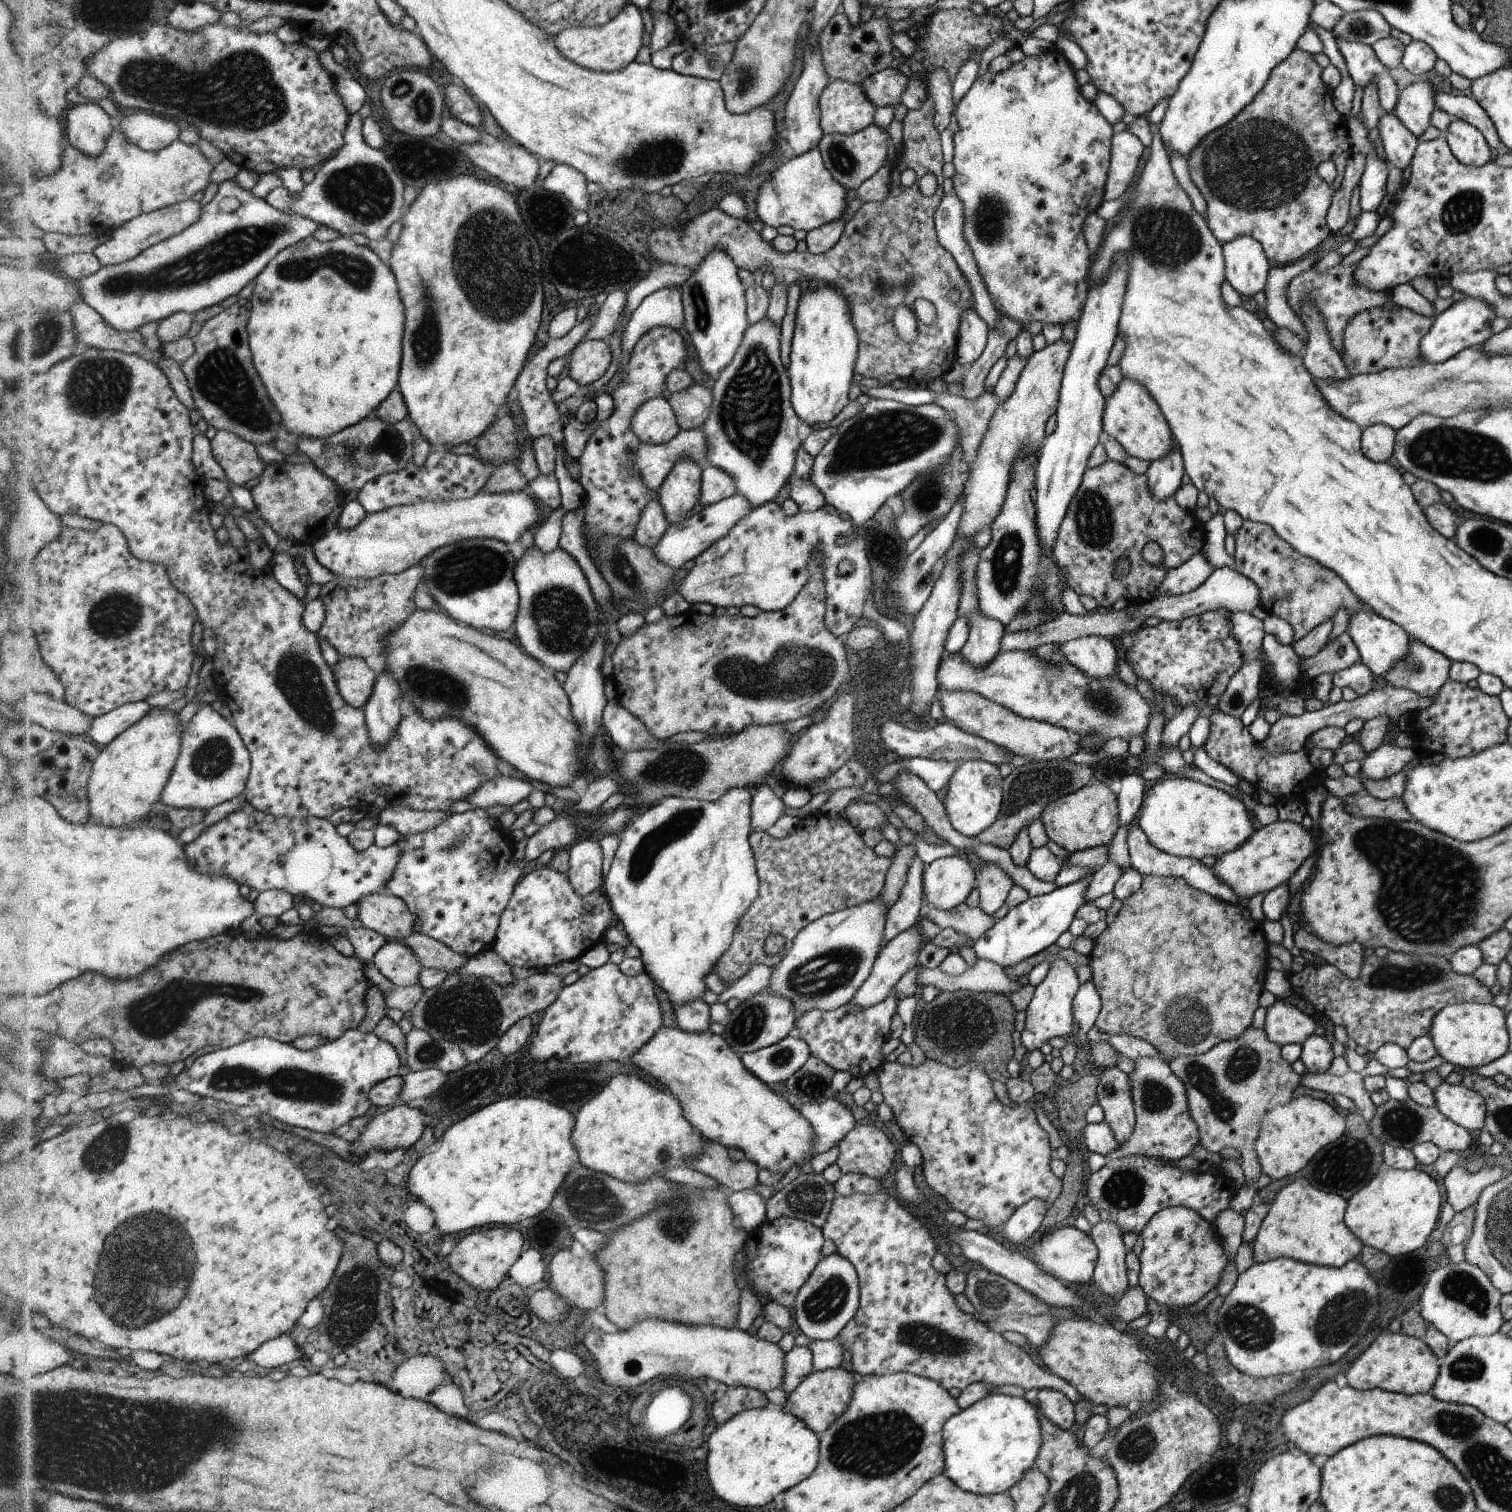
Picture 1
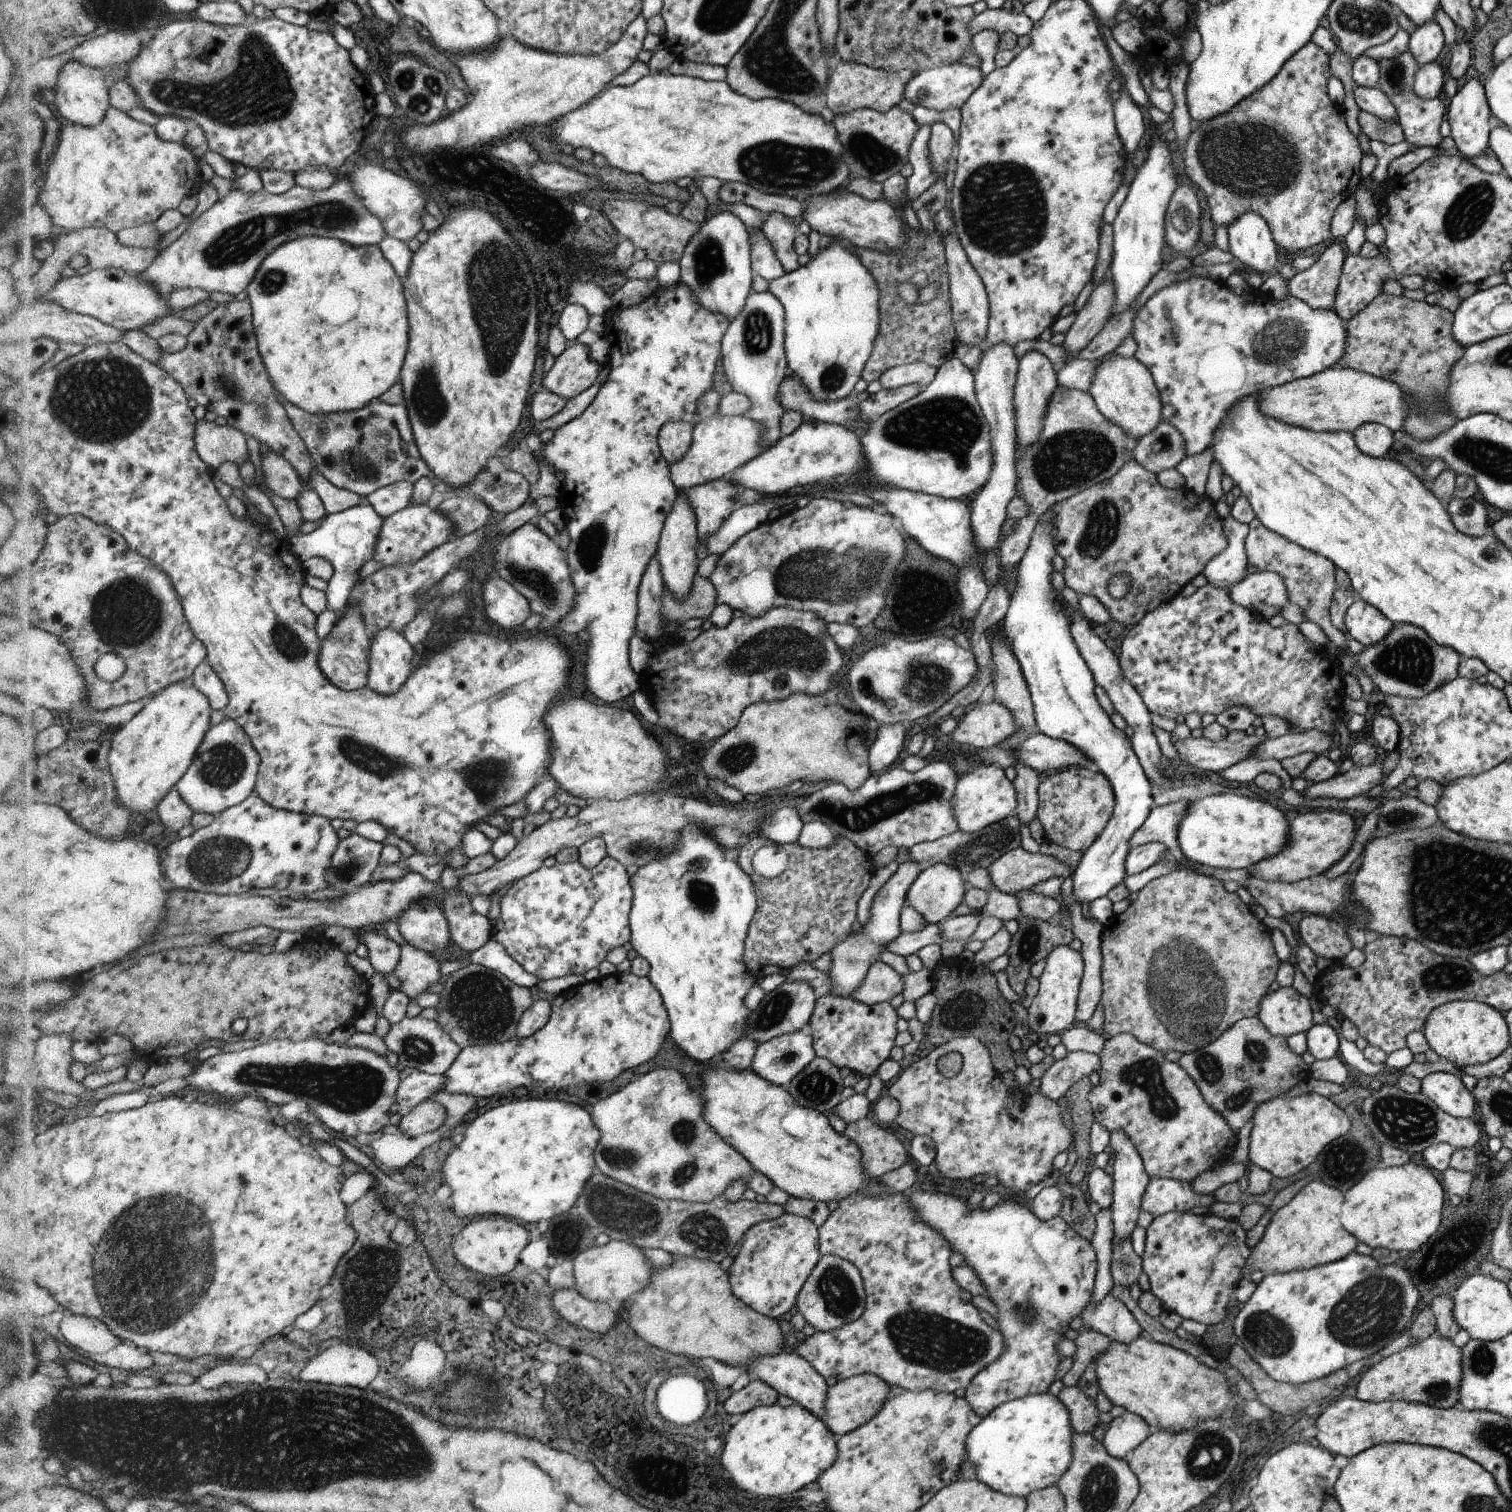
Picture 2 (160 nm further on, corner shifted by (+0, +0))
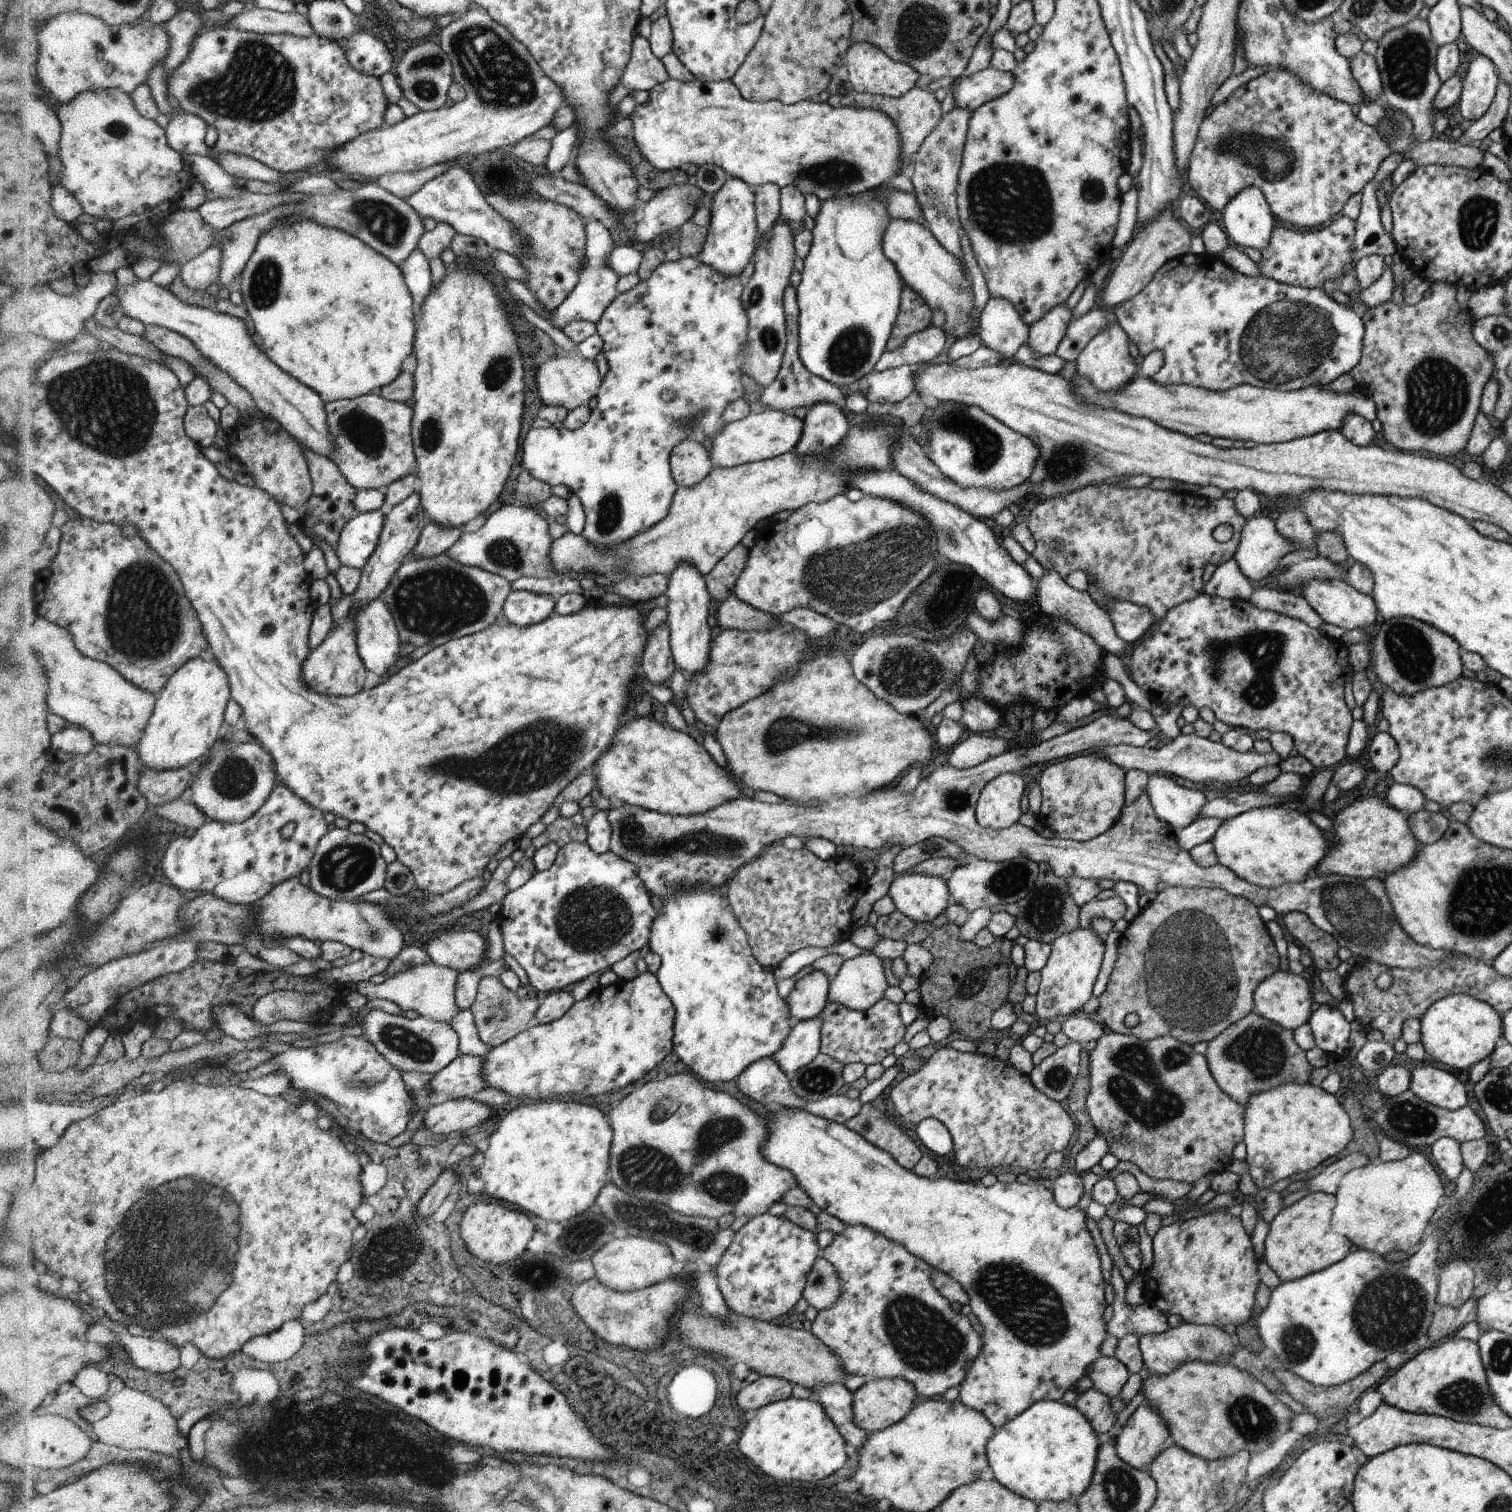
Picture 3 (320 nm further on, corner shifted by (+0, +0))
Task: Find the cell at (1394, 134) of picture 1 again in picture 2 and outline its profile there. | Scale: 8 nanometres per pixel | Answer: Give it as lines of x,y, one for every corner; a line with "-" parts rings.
1353,86
1354,102
1367,113
1374,114
1382,121
1397,120
1396,107
1378,87

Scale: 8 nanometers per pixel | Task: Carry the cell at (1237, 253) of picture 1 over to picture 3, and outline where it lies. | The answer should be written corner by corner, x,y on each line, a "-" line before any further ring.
1255,186
1239,190
1222,211
1229,240
1240,249
1248,246
1261,251
1270,240
1275,220
1262,189

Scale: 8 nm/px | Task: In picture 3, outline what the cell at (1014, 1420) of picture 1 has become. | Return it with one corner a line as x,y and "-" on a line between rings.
1038,1401
1008,1425
996,1429
996,1434
987,1445
990,1475
998,1479
1014,1494
1032,1499
1040,1504
1044,1501
1074,1501
1086,1494
1098,1466
1100,1436
1085,1414
1076,1406
1061,1401

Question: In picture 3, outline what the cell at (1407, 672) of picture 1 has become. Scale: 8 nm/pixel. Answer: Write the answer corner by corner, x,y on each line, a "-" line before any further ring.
1414,618
1384,619
1372,640
1371,659
1374,681
1389,686
1395,693
1411,695
1430,687
1448,684
1462,676
1462,648
1446,632

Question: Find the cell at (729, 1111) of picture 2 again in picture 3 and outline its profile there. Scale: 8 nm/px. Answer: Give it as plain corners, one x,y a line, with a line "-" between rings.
785,1107
784,1109
772,1109
773,1118
770,1118
768,1121
762,1120
771,1128
771,1136
769,1137
769,1142
763,1147
763,1155
771,1162
776,1163
778,1166
786,1167
793,1172
793,1175
797,1178
799,1182
800,1188
803,1188
813,1200
814,1204
817,1206
817,1210
826,1211
828,1214
839,1218
846,1225
862,1225
868,1227
870,1230
873,1230
877,1233
882,1233
882,1236
889,1238
891,1241
898,1243
899,1245
905,1246
906,1250
909,1250
915,1257
922,1259
924,1262
929,1263
932,1270
936,1269
939,1271
944,1271
946,1274
949,1274
956,1282
959,1282
962,1285
962,1288
965,1288
966,1292
969,1294
969,1301
967,1304
971,1306
971,1312
974,1313
974,1316
980,1320
980,1324
982,1324
982,1334
981,1338
984,1339
984,1345
981,1346
981,1352
977,1356
976,1360
972,1362
972,1368
968,1370
968,1376
966,1376
965,1380
961,1382
959,1398
960,1402
964,1403
966,1406
970,1408
976,1409
977,1411
981,1411
982,1414
985,1414
990,1422
996,1427
996,1429
1002,1428
1004,1425
1008,1425
1010,1421
1013,1421
1014,1418
1018,1417
1025,1410
1028,1410
1032,1405
1036,1404
1038,1401
1059,1401
1068,1390
1074,1390
1076,1382
1080,1382
1084,1376
1086,1376
1086,1368
1090,1366
1094,1361
1097,1361
1102,1354
1100,1354
1100,1346
1102,1346
1102,1342
1104,1342
1104,1338
1108,1336
1108,1332
1106,1332
1106,1320
1102,1318
1104,1316
1104,1308
1106,1308
1106,1300
1104,1300
1104,1280
1102,1280
1102,1270
1100,1270
1100,1256
1098,1256
1098,1250
1096,1250
1096,1244
1094,1244
1094,1238
1092,1238
1092,1234
1090,1234
1090,1230
1088,1230
1088,1226
1086,1226
1086,1213
1080,1209
1079,1207
1062,1207
1055,1201
1055,1196
1046,1186
1042,1185
1038,1180
1032,1180
1027,1184
1022,1184
1018,1181
1013,1181
1011,1183
1002,1183
997,1181
994,1185
986,1187
982,1184
972,1184
972,1182
958,1182
951,1176
947,1178
942,1178
940,1176
936,1177
923,1177
918,1173
914,1172
914,1170
908,1170
906,1167
903,1167
890,1153
887,1153
885,1150
874,1146
873,1143
869,1143
861,1134
857,1131
850,1130
845,1124
840,1124
825,1118
820,1118
814,1116
812,1113
806,1111
800,1111
799,1109
788,1109

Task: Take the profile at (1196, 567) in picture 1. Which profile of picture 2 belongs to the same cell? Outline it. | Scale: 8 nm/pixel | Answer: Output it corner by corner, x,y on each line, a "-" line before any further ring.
1232,516
1224,520
1224,530
1229,540
1229,547
1208,562
1200,576
1204,575
1207,578
1208,585
1228,589
1251,573
1245,547
1249,526
1238,522

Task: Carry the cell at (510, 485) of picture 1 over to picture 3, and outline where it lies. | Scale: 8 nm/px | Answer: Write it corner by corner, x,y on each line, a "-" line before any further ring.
425,515
427,520
426,526
422,529
419,539
413,548
413,556
416,558
430,558
436,555
440,555
447,551
462,534
464,534
464,527
460,529
446,529
445,527
438,526
428,519
428,515

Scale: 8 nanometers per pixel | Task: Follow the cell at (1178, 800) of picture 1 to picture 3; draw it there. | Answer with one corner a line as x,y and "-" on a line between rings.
1274,805
1267,807
1253,807
1238,816
1228,820
1217,830
1211,840
1218,856
1218,864
1227,866
1240,878
1243,878
1251,885
1268,888
1278,888
1282,885
1300,885
1307,877
1316,874
1316,870
1329,852
1331,842
1306,813
1300,811
1297,806

